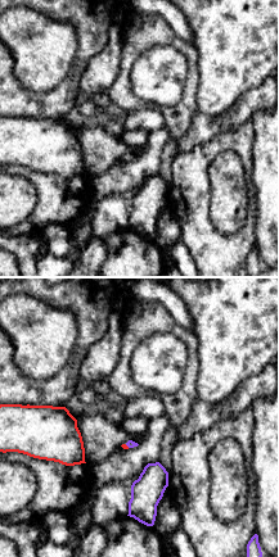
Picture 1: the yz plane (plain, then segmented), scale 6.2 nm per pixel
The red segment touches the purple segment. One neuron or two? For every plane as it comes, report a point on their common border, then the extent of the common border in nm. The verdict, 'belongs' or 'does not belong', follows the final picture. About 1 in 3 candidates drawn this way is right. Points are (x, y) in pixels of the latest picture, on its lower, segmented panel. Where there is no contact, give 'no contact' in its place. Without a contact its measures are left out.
(126, 445) | 40 nm

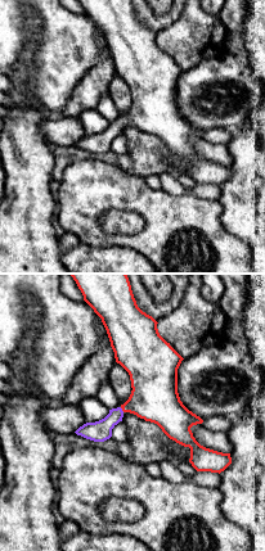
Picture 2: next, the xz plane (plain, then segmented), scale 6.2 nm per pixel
(122, 410) | 40 nm

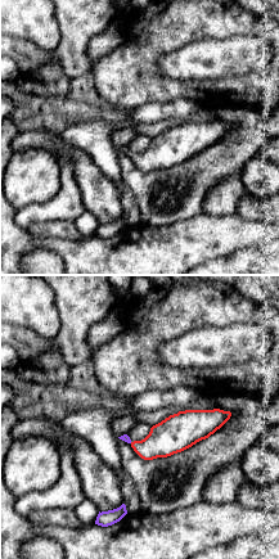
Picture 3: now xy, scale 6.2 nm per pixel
no contact

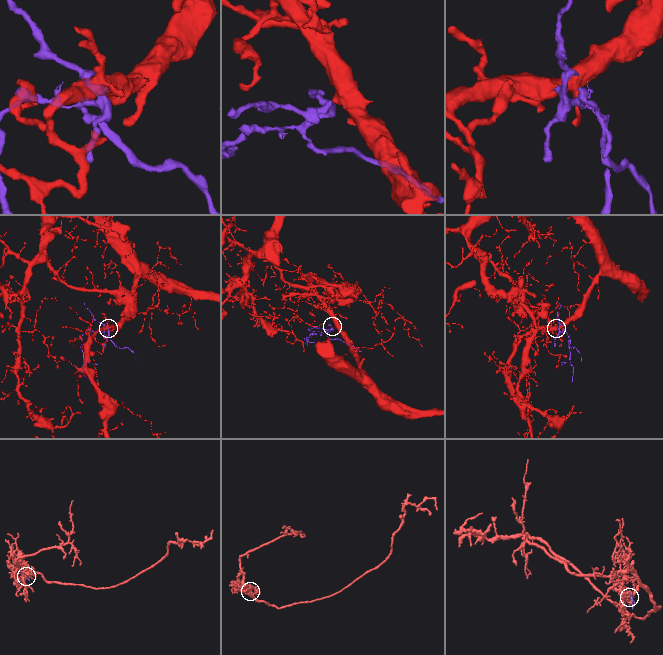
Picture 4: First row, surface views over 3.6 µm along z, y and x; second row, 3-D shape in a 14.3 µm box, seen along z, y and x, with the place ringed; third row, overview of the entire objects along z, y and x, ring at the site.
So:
belongs

